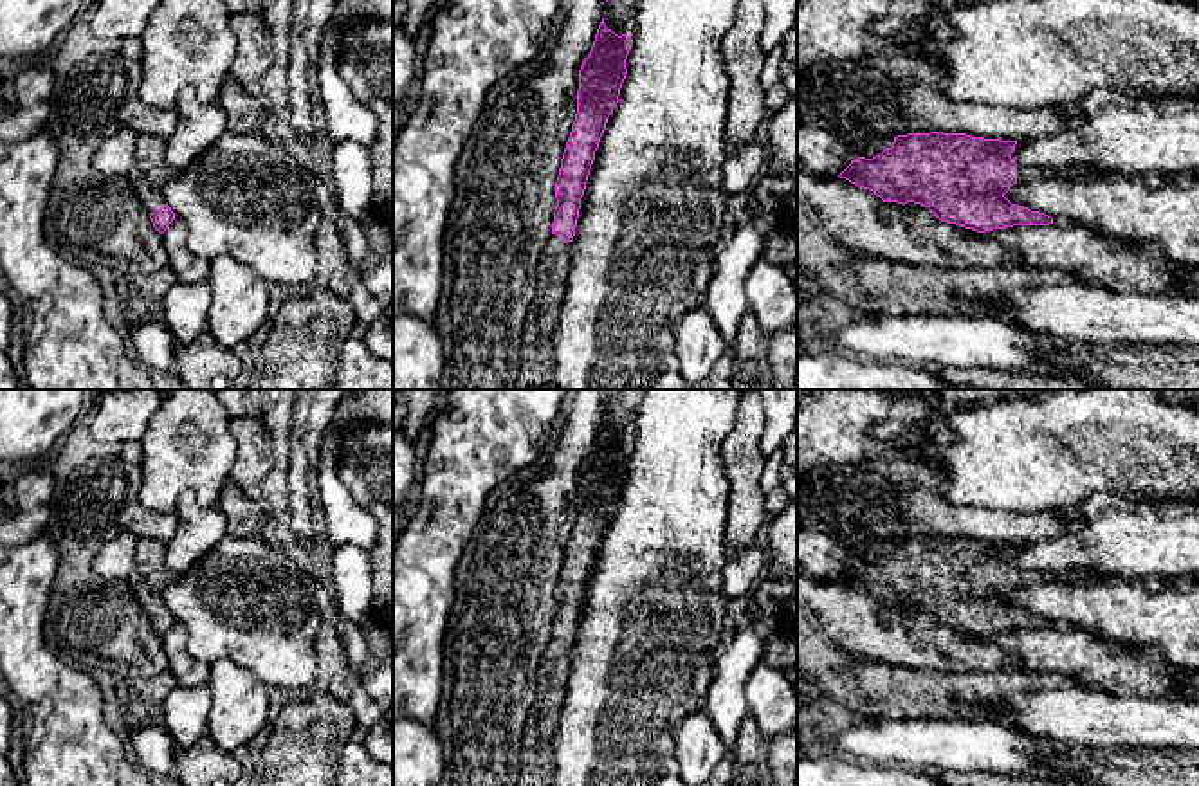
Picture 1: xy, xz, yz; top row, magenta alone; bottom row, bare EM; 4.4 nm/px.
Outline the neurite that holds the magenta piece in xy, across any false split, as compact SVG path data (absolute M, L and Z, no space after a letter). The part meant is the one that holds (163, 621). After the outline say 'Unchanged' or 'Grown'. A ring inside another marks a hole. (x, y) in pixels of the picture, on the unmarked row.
M137 537L135 564L126 579L160 638L175 624L164 591L178 577L166 566L166 552L166 543Z. Grown

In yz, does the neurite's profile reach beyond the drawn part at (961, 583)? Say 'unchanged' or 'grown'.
grown

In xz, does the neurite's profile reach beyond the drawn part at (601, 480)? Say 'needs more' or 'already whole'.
needs more

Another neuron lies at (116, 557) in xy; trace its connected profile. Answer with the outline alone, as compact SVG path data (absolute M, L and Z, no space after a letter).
M121 530L106 541L92 561L94 577L106 580L126 580L135 564L137 535Z

